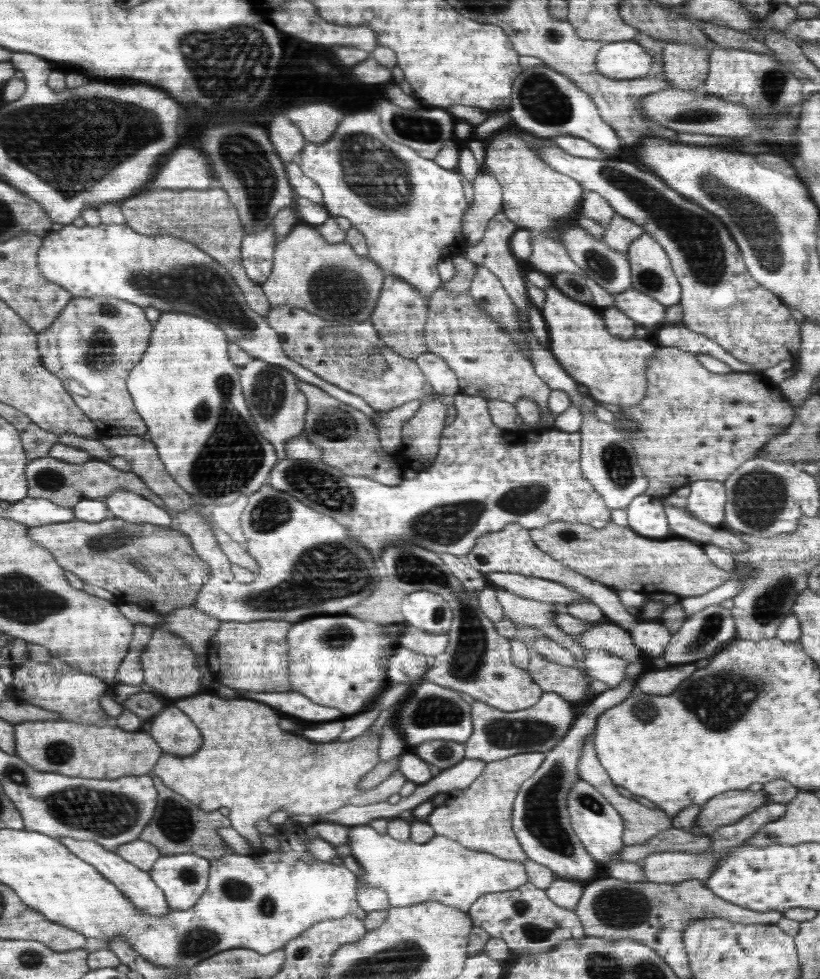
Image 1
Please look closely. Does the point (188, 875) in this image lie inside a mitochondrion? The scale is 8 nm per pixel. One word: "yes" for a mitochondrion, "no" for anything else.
yes

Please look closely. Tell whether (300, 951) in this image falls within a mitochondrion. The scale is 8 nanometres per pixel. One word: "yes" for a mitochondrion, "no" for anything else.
yes

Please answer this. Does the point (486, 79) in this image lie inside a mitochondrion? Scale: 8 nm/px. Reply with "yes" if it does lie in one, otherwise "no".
no

